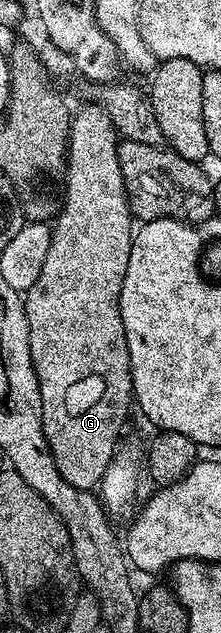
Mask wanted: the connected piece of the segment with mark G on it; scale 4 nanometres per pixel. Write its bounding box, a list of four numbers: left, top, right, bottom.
[24,104,134,490]

